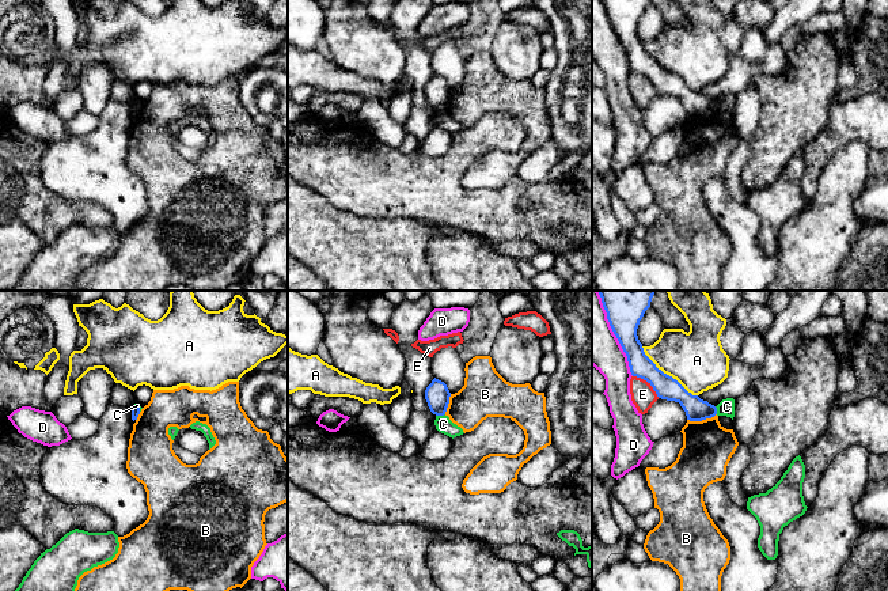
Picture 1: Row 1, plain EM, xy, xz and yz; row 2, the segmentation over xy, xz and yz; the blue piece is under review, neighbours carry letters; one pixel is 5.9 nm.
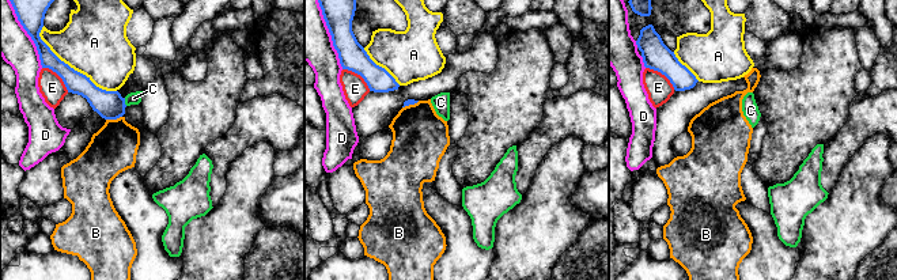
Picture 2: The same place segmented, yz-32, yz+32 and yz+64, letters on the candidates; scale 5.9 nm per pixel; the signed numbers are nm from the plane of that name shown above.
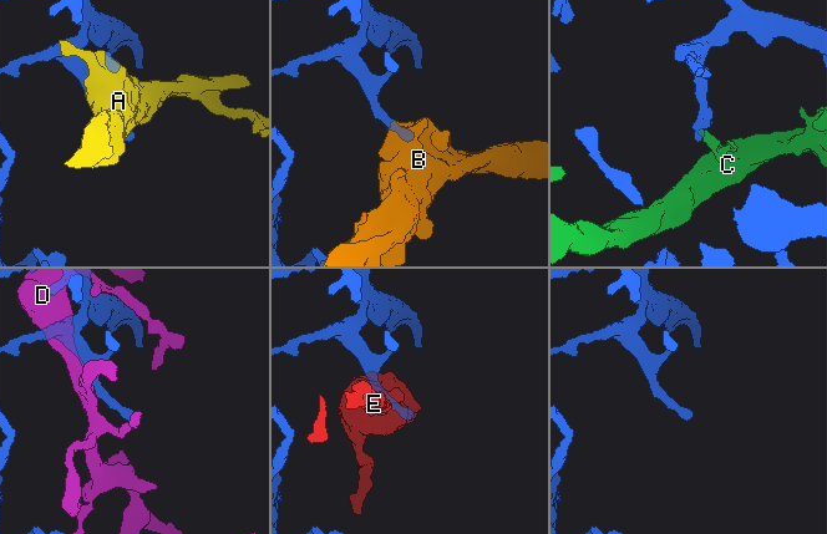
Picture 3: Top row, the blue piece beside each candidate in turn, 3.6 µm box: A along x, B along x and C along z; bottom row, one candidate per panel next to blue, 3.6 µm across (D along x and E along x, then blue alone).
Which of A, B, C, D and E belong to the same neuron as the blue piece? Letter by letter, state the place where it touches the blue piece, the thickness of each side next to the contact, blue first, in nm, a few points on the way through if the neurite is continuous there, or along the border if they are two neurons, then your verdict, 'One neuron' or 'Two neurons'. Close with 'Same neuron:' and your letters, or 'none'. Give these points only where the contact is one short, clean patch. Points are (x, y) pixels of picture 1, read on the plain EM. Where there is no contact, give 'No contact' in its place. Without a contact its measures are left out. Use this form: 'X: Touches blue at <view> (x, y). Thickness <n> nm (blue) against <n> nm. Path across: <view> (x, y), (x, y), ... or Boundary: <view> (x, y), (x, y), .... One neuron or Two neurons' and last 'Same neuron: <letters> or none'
A: Touches blue at yz (666, 69). Thickness 140 nm (blue) against 340 nm. Two neurons
B: Touches blue at yz (701, 116). Thickness 140 nm (blue) against 300 nm. Two neurons
C: Touches blue at xz (440, 110). Thickness 140 nm (blue) against 100 nm. Boundary: xz (444, 109), (436, 112). Two neurons
D: Touches blue at yz (618, 36). Thickness 180 nm (blue) against 280 nm. Two neurons
E: Touches blue at yz (648, 78). Thickness 140 nm (blue) against 140 nm. Two neurons
Same neuron: none

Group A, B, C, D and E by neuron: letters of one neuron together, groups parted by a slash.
A / B / C / D / E

